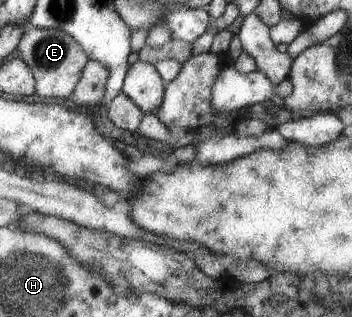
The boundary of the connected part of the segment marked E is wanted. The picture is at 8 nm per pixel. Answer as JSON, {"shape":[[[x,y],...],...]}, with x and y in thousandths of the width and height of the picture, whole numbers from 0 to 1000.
{"shape":[[[80,82],[63,120],[51,129],[54,180],[80,208],[94,233],[97,300],[108,306],[193,309],[199,290],[210,284],[216,259],[227,252],[236,208],[244,202],[244,167],[188,101],[159,91],[111,91]]]}

